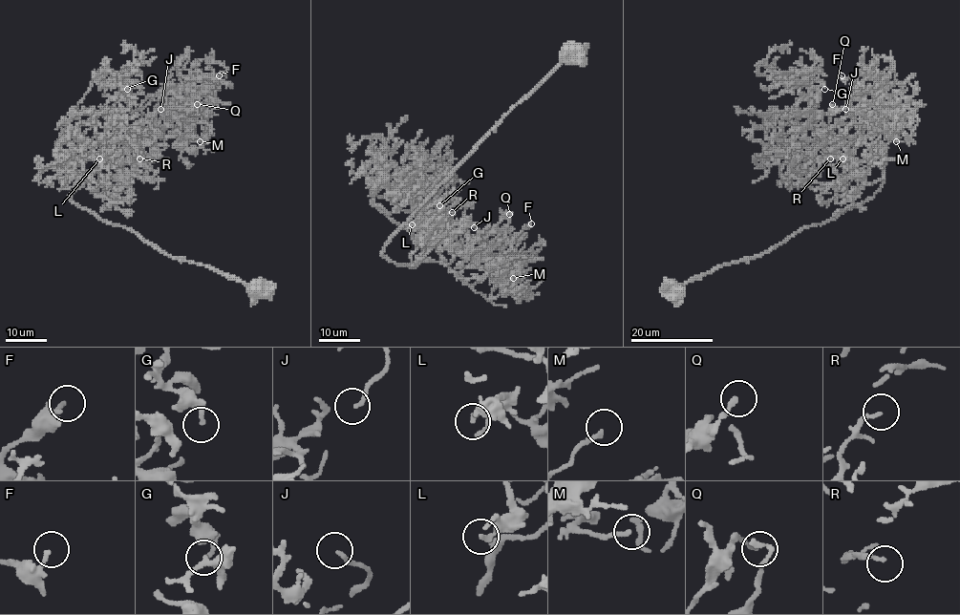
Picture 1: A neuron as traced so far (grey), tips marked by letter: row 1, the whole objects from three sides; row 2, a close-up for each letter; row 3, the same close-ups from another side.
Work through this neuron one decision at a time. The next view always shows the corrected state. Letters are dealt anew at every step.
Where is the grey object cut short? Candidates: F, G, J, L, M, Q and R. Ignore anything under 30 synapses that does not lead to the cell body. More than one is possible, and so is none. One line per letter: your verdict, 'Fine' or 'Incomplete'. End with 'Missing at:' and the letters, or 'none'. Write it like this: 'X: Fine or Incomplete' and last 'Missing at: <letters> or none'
F: Fine
G: Fine
J: Fine
L: Fine
M: Fine
Q: Fine
R: Fine
Missing at: none

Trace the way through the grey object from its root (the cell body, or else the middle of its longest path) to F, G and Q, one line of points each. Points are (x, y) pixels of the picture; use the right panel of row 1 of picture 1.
F: (670, 289), (875, 195), (885, 159), (862, 95), (868, 90), (889, 111), (904, 90), (891, 68), (842, 75)
G: (670, 289), (879, 189), (868, 116), (854, 108), (816, 137), (816, 78), (797, 81), (816, 72), (824, 89)
Q: (670, 289), (875, 195), (885, 159), (862, 95), (879, 111), (892, 98), (832, 104)

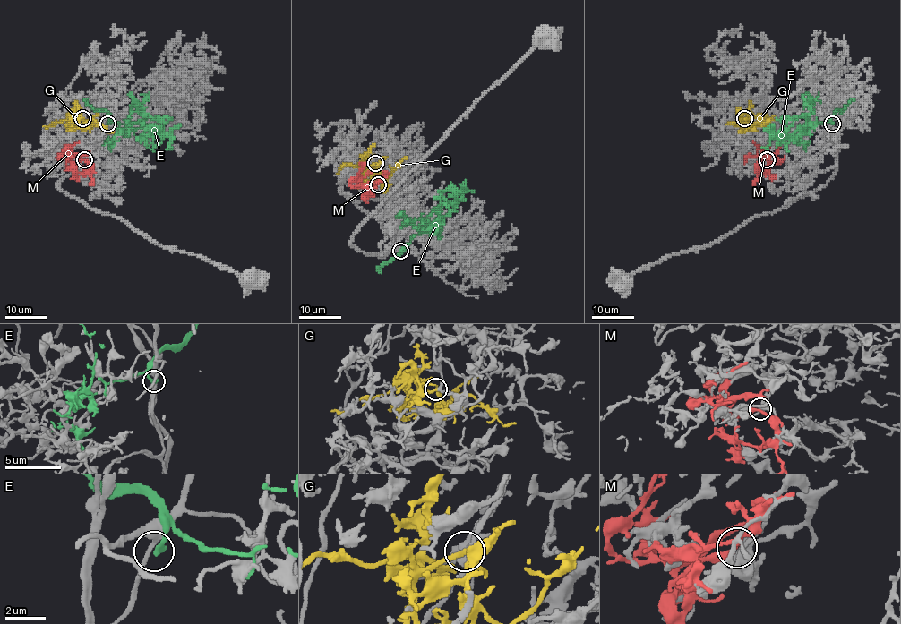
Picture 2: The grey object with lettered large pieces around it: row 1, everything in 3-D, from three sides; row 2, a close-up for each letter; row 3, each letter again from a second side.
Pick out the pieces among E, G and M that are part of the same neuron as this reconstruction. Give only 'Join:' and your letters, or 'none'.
Join: G

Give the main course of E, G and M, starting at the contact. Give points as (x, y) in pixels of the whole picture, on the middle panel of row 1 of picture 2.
E: (400, 251), (415, 235), (432, 227), (438, 209), (450, 202), (464, 188), (465, 179)
G: (376, 163), (365, 169), (365, 182), (368, 181), (366, 175), (373, 169), (382, 178), (386, 178), (406, 157)
M: (378, 184), (370, 188), (365, 197), (363, 188), (352, 185), (350, 182), (361, 166), (359, 162)

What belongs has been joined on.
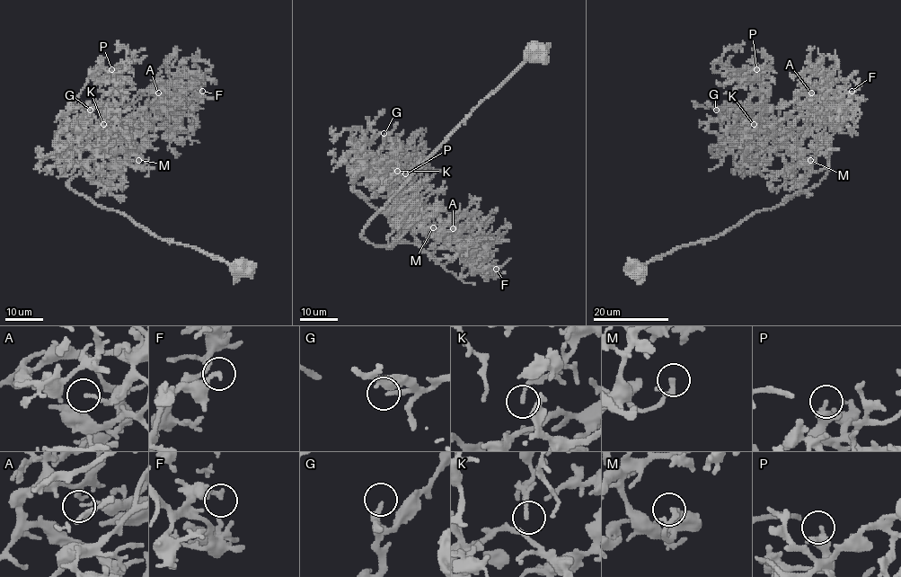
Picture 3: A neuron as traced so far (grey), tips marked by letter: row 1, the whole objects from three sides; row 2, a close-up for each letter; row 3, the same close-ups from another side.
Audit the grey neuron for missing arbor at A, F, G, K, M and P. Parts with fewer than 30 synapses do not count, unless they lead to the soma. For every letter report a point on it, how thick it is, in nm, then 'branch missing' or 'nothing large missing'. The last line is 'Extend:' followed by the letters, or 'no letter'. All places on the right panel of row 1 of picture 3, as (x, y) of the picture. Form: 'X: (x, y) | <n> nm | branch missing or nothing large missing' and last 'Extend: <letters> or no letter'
A: (811, 93) | 140 nm | nothing large missing
F: (852, 91) | 200 nm | nothing large missing
G: (716, 110) | 200 nm | nothing large missing
K: (754, 124) | 130 nm | nothing large missing
M: (810, 160) | 160 nm | nothing large missing
P: (756, 69) | 460 nm | nothing large missing
Extend: no letter

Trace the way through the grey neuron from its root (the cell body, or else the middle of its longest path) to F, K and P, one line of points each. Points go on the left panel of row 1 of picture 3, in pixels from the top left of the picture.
F: (242, 269), (163, 240), (68, 185), (99, 143), (117, 85), (142, 113), (185, 109), (202, 91)
K: (242, 269), (163, 240), (68, 185), (99, 143), (104, 103), (56, 137), (96, 107), (103, 124)
P: (242, 269), (163, 240), (68, 185), (99, 143), (104, 103), (59, 125), (87, 81), (109, 83), (111, 69)

